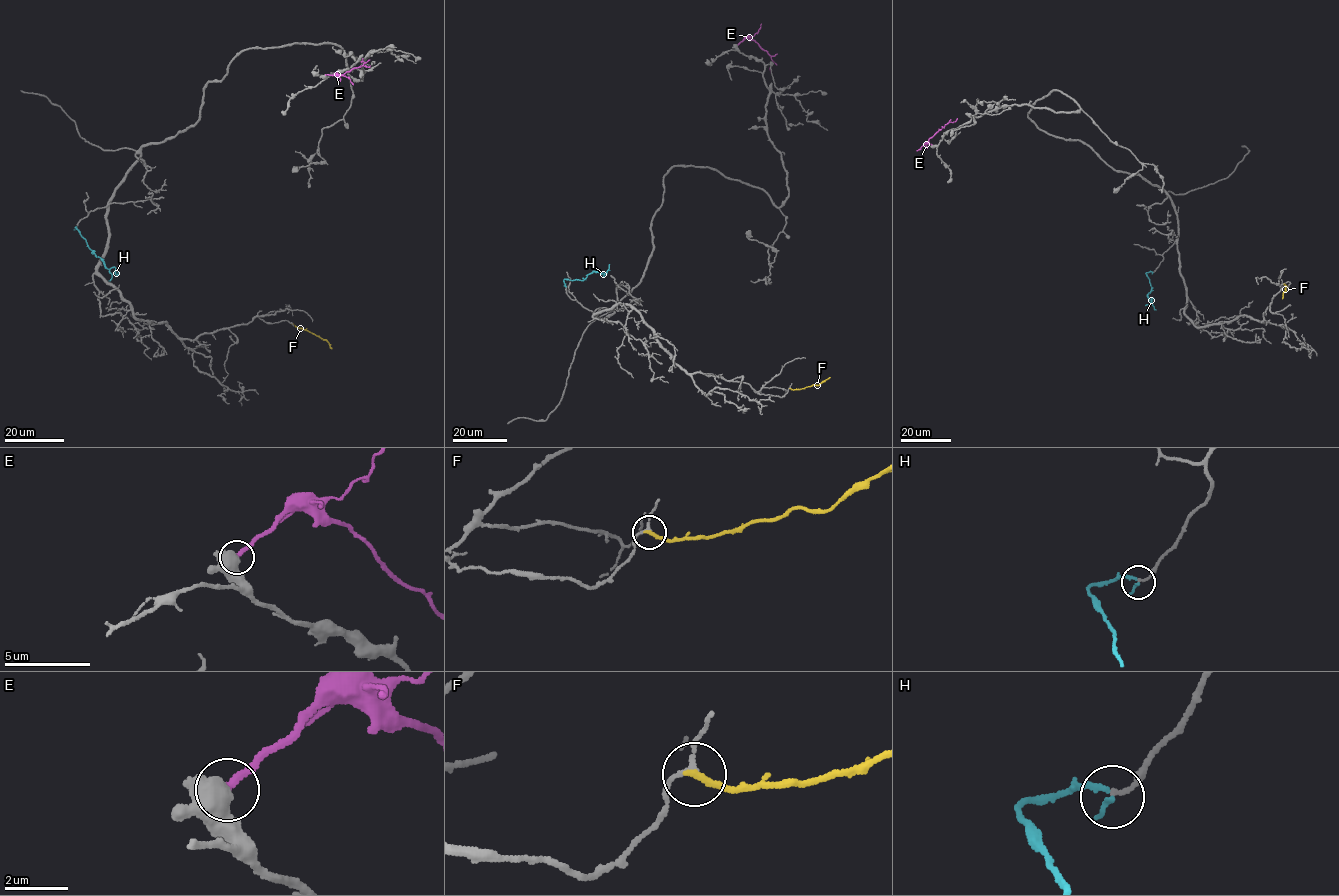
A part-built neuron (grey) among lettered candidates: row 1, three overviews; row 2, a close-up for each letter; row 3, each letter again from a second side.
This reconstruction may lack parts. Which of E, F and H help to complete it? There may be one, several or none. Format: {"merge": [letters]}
{"merge": ["H"]}

